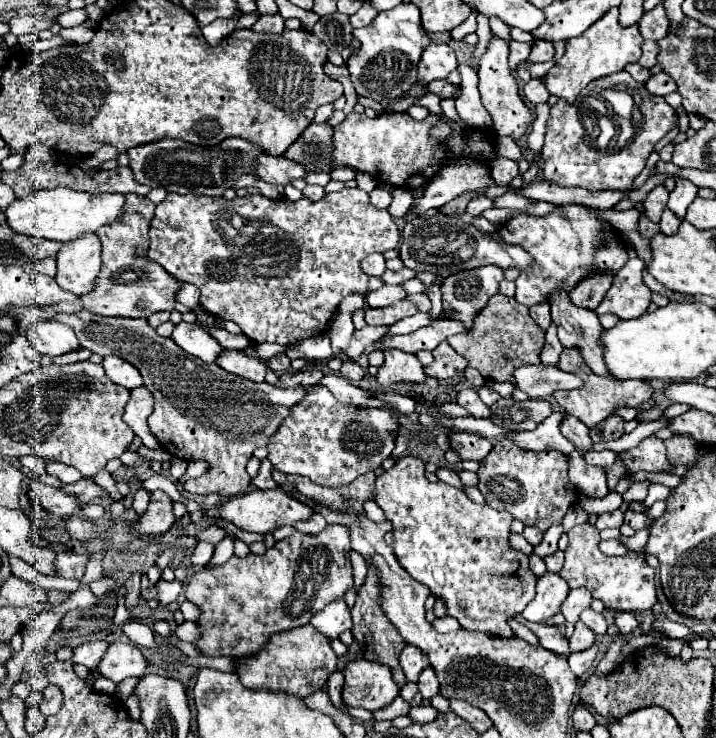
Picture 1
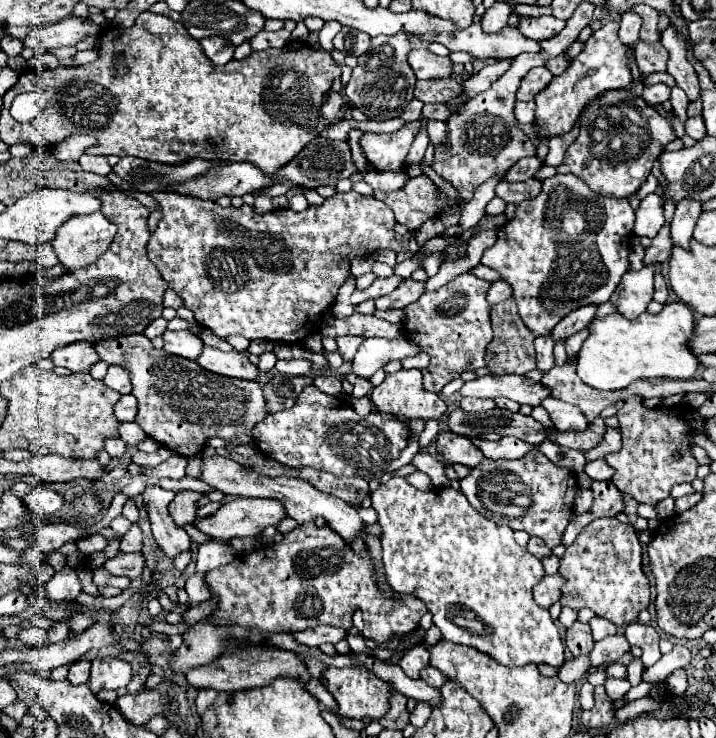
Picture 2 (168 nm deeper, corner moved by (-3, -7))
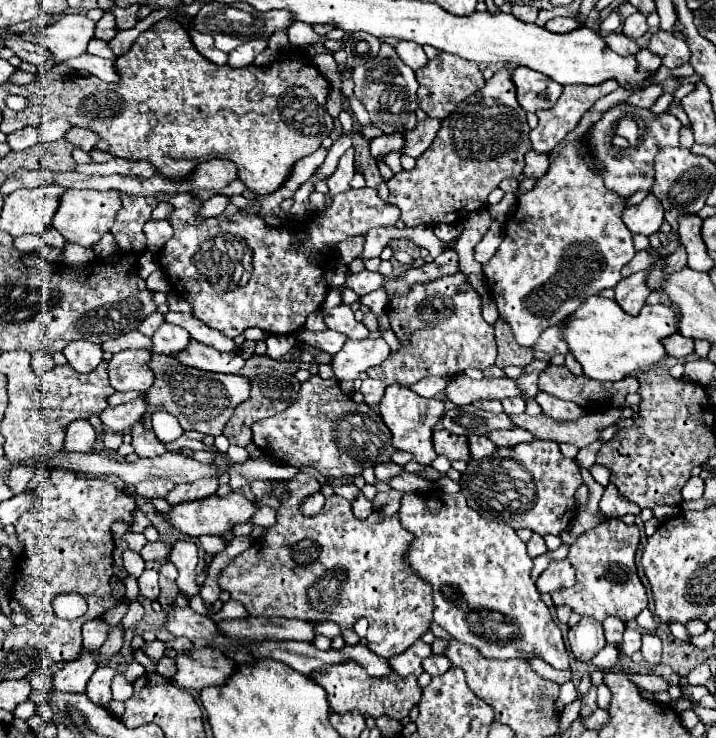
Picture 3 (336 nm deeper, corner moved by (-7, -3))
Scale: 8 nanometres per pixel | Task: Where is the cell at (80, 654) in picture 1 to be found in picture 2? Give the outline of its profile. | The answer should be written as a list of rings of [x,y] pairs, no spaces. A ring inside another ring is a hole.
[[[77,660],[69,666],[69,676],[67,680],[71,684],[85,684],[89,682],[89,670],[91,670],[91,662],[89,660]]]

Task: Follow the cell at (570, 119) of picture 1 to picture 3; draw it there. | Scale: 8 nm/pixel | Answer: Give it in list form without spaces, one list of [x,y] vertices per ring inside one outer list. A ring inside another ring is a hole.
[[[625,104],[613,106],[597,124],[593,124],[593,128],[587,134],[589,148],[593,150],[597,162],[601,162],[605,166],[603,178],[605,178],[607,188],[611,188],[613,192],[617,192],[621,196],[631,196],[637,190],[649,190],[653,186],[653,180],[655,180],[653,160],[655,160],[655,156],[659,154],[661,148],[679,146],[679,128],[681,128],[681,122],[675,116],[667,114],[667,112],[665,114],[653,114],[649,110],[631,108],[631,106],[625,106]],[[625,116],[631,116],[633,120],[641,120],[645,132],[641,132],[635,146],[619,148],[619,146],[615,146],[613,138],[617,136],[615,128],[617,128],[619,120],[623,120]]]

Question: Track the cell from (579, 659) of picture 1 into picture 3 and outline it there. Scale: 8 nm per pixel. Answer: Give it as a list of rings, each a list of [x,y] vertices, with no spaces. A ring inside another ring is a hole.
[[[627,628],[625,634],[623,634],[623,648],[619,650],[621,656],[631,656],[633,652],[639,650],[639,644],[641,644],[641,632],[635,630],[635,628]]]

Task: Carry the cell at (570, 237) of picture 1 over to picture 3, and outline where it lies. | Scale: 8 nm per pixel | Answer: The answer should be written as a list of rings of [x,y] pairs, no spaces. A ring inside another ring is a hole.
[[[583,134],[581,138],[577,138],[577,140],[573,140],[573,142],[567,142],[555,156],[551,156],[555,150],[551,150],[551,152],[547,154],[547,156],[549,156],[549,170],[547,170],[547,174],[535,182],[535,188],[533,188],[533,190],[529,190],[529,192],[525,192],[525,194],[521,194],[521,196],[517,198],[519,206],[517,206],[517,212],[505,222],[503,242],[501,242],[501,246],[497,248],[495,256],[483,266],[483,274],[485,274],[487,284],[489,284],[489,288],[491,288],[493,300],[497,302],[499,316],[509,324],[515,342],[519,342],[519,346],[523,346],[523,348],[531,348],[531,346],[537,342],[537,338],[541,336],[543,330],[559,324],[563,318],[567,318],[571,312],[575,312],[575,308],[577,308],[587,296],[597,294],[597,292],[603,290],[603,288],[615,288],[615,284],[621,280],[621,268],[635,256],[635,248],[633,248],[633,240],[631,240],[633,234],[627,230],[627,226],[625,226],[623,220],[621,220],[621,212],[623,212],[623,208],[625,208],[625,198],[619,196],[619,194],[615,194],[615,192],[611,192],[611,190],[603,184],[603,178],[599,176],[599,168],[595,168],[595,164],[591,164],[591,150],[585,148],[585,138],[587,138],[587,136]]]

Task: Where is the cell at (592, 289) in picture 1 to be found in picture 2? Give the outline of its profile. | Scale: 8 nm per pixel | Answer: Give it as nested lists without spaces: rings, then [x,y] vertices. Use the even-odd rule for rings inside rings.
[[[587,304],[587,308],[577,308],[575,312],[571,312],[571,314],[567,314],[555,328],[553,328],[553,338],[555,340],[561,340],[561,338],[569,338],[569,336],[573,336],[575,332],[579,332],[579,330],[583,330],[585,326],[589,326],[591,324],[591,320],[595,318],[595,314],[597,314],[597,304]]]

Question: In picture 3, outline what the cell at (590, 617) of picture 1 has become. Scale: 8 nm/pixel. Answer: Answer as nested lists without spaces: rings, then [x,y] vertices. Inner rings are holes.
[[[609,616],[609,618],[605,618],[603,628],[605,628],[605,638],[607,638],[607,642],[613,644],[615,648],[621,648],[621,644],[623,644],[625,622],[621,622],[621,620],[615,618],[615,616]]]

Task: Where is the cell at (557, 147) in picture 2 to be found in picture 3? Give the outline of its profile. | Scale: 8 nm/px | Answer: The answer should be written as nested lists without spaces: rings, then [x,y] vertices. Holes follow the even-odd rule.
[[[643,48],[643,50],[639,50],[639,54],[635,56],[637,60],[639,60],[639,66],[645,70],[657,70],[659,66],[661,66],[661,60],[659,60],[659,56],[655,54],[655,52],[651,52],[649,48]]]

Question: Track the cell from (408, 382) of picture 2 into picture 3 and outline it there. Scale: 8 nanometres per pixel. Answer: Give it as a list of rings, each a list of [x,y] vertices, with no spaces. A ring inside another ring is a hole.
[[[393,384],[385,390],[383,400],[379,402],[379,412],[381,412],[381,418],[383,418],[385,426],[393,434],[391,444],[397,450],[411,452],[415,462],[419,462],[423,466],[429,466],[437,458],[437,454],[433,450],[433,444],[431,444],[431,434],[433,434],[435,424],[441,420],[441,416],[445,412],[445,402],[435,400],[435,398],[421,398],[413,390]]]

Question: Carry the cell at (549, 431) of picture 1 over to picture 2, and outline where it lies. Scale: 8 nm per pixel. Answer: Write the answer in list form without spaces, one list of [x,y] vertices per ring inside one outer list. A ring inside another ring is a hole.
[[[503,436],[503,438],[497,440],[497,442],[479,440],[479,438],[475,438],[473,442],[481,448],[481,452],[483,452],[487,458],[495,458],[495,460],[497,460],[497,458],[515,460],[515,458],[519,458],[519,456],[531,452],[531,450],[537,450],[535,444],[529,444],[529,442],[523,442],[523,440],[515,440],[515,438],[511,438],[511,436]]]

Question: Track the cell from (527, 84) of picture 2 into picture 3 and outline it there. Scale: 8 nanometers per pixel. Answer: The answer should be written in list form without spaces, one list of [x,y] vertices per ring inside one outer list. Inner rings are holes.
[[[515,68],[511,82],[517,88],[517,100],[525,112],[551,108],[563,92],[563,86],[529,68]]]

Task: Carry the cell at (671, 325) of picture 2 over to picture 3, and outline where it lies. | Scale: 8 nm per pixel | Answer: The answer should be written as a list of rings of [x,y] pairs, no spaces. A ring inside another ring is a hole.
[[[595,294],[587,296],[587,300],[563,320],[563,340],[589,378],[615,382],[647,364],[665,360],[667,354],[661,338],[671,336],[677,330],[677,322],[677,312],[669,306],[645,306],[639,316],[627,316],[615,300]]]

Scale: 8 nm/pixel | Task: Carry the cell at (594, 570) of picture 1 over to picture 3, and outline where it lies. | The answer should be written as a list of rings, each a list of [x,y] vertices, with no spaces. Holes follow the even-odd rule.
[[[611,518],[597,528],[581,534],[569,552],[569,560],[577,568],[577,584],[569,590],[553,592],[555,606],[569,606],[581,616],[593,616],[603,622],[607,616],[617,616],[623,622],[635,620],[637,614],[647,608],[647,592],[641,584],[635,568],[635,550],[639,544],[639,528]]]

